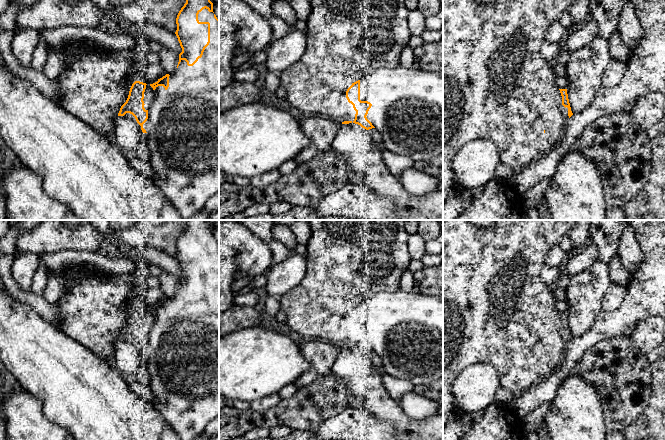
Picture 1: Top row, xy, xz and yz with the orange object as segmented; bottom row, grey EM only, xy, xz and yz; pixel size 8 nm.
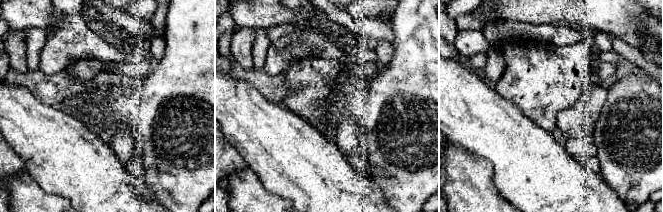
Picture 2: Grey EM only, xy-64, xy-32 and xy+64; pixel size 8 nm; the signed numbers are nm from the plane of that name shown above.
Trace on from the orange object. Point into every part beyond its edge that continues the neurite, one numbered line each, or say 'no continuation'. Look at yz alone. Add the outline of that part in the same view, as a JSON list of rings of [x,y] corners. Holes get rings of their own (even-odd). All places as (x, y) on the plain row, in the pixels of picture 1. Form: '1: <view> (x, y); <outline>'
no continuation

